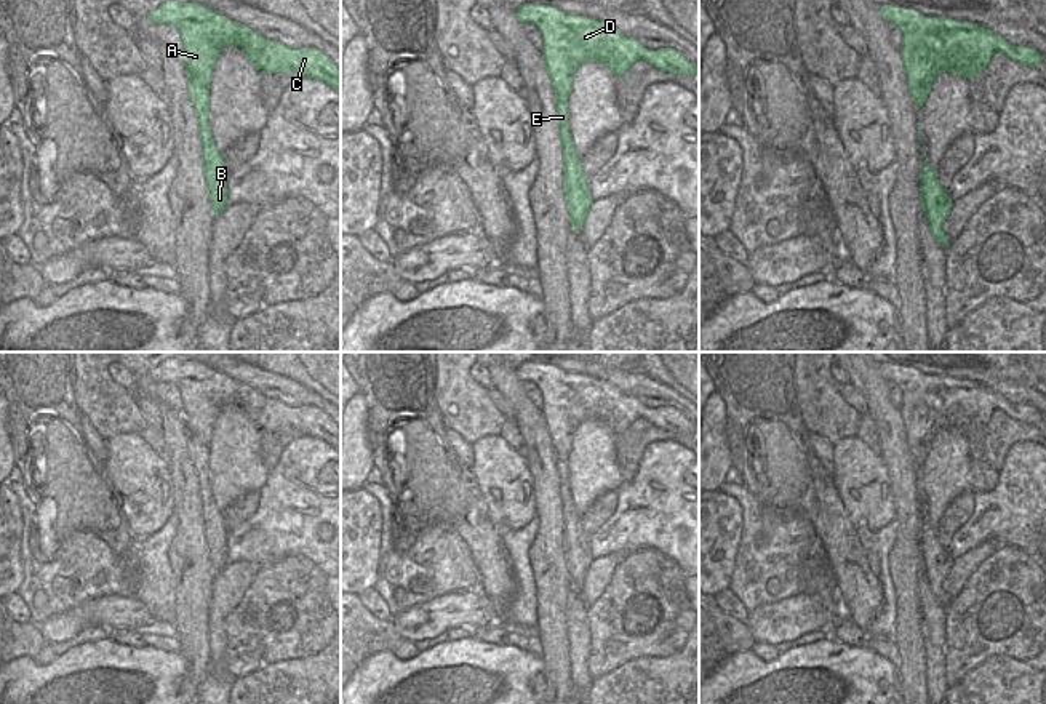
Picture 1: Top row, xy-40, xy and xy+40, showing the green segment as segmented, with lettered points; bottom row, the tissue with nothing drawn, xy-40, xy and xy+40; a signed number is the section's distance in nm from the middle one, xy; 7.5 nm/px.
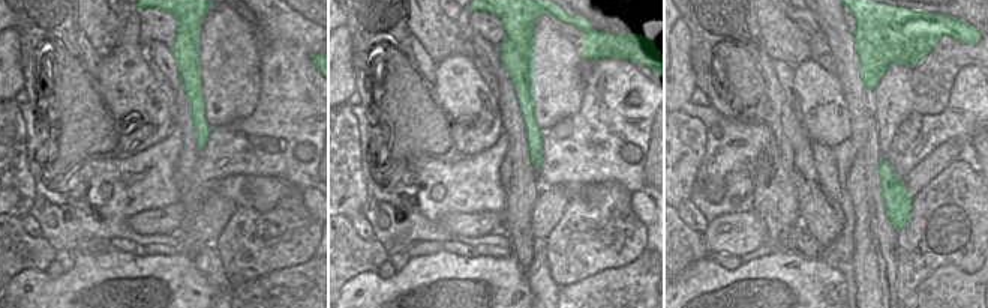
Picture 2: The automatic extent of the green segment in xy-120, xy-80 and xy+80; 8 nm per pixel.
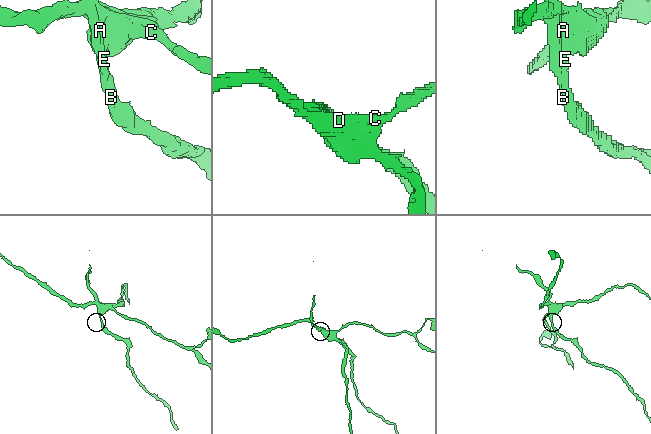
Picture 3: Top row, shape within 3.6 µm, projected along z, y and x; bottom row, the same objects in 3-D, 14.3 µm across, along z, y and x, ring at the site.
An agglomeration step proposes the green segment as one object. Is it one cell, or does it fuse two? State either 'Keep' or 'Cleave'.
Cleave

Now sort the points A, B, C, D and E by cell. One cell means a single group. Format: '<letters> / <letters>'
A C D / B E

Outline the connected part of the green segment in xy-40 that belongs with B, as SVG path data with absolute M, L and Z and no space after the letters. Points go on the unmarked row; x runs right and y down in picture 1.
M189 438L189 456L198 477L198 493L203 502L203 530L216 576L227 565L229 558L224 514L218 509L210 486L210 446Z

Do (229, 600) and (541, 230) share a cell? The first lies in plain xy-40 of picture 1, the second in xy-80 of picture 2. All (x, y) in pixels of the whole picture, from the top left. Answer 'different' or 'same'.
same

